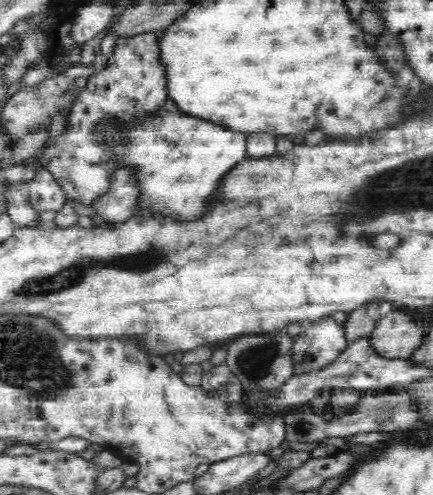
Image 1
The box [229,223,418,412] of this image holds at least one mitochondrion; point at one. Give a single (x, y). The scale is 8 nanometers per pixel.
(255, 362)

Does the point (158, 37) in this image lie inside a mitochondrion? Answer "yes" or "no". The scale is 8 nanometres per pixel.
no

